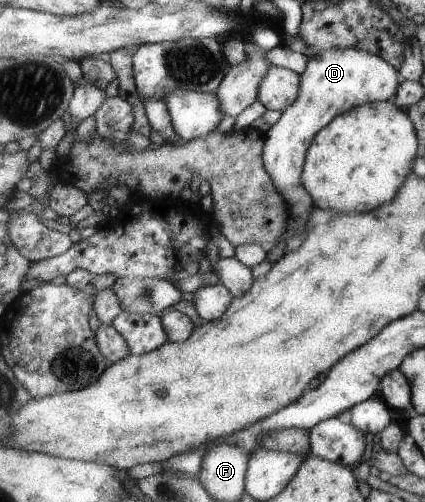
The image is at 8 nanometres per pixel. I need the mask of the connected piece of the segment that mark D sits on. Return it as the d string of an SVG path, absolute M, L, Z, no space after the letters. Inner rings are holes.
M334 48L333 50L319 52L316 57L308 59L307 67L301 74L301 90L297 102L282 113L281 118L270 128L270 131L267 131L265 153L263 155L266 169L272 176L275 187L281 192L281 196L289 206L288 228L303 228L306 221L309 221L312 217L312 211L316 207L313 195L310 195L302 181L302 174L305 170L308 150L313 145L317 133L330 122L333 122L339 115L345 114L362 104L392 101L401 82L398 69L380 56L364 50Z

